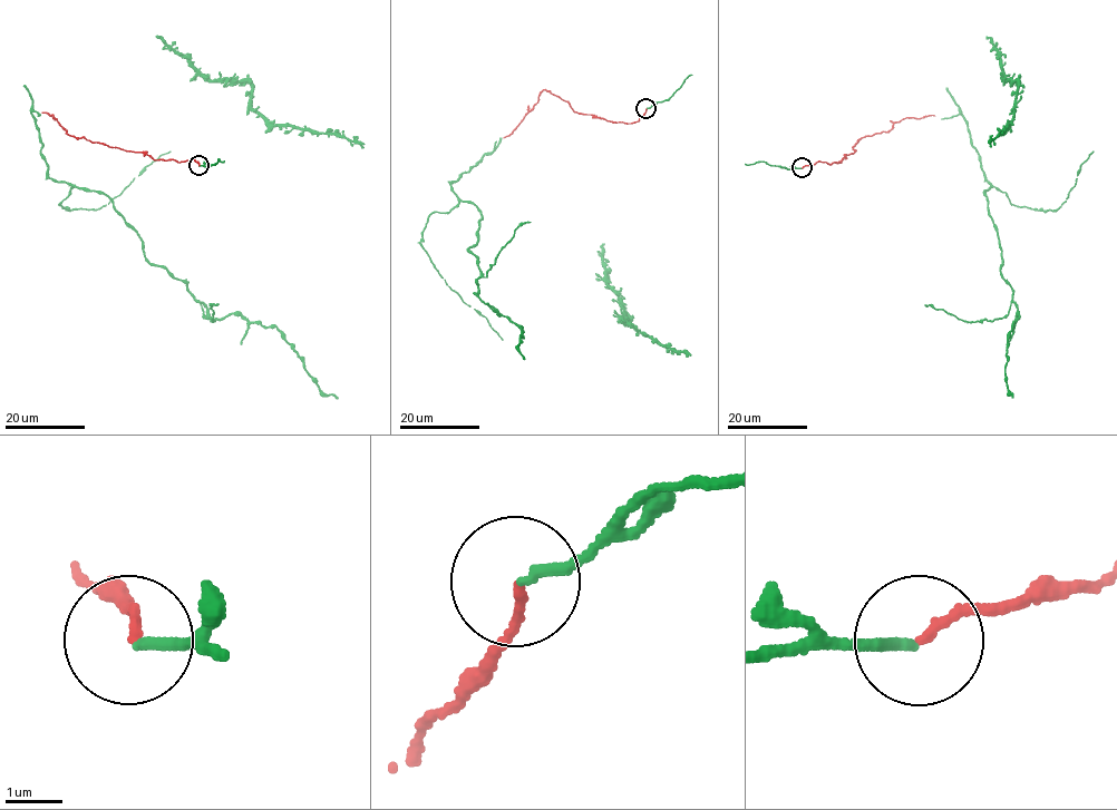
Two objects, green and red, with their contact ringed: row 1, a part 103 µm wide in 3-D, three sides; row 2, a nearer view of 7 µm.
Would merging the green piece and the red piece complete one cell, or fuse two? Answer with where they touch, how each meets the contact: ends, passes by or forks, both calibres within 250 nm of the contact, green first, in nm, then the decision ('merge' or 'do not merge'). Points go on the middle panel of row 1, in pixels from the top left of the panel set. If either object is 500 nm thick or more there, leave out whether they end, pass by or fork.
place (646, 108); green ends; red ends; calibres 170 and 140 nm; merge

